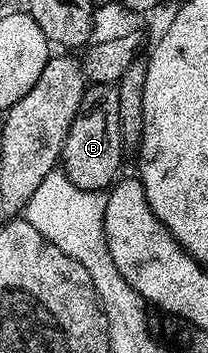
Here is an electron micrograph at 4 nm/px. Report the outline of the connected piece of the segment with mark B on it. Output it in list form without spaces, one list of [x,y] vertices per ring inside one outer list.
[[[91,84],[83,93],[82,107],[86,110],[80,111],[64,140],[61,171],[67,175],[69,182],[73,182],[73,186],[81,186],[81,190],[103,192],[110,189],[120,175],[119,167],[125,155],[116,85]]]

